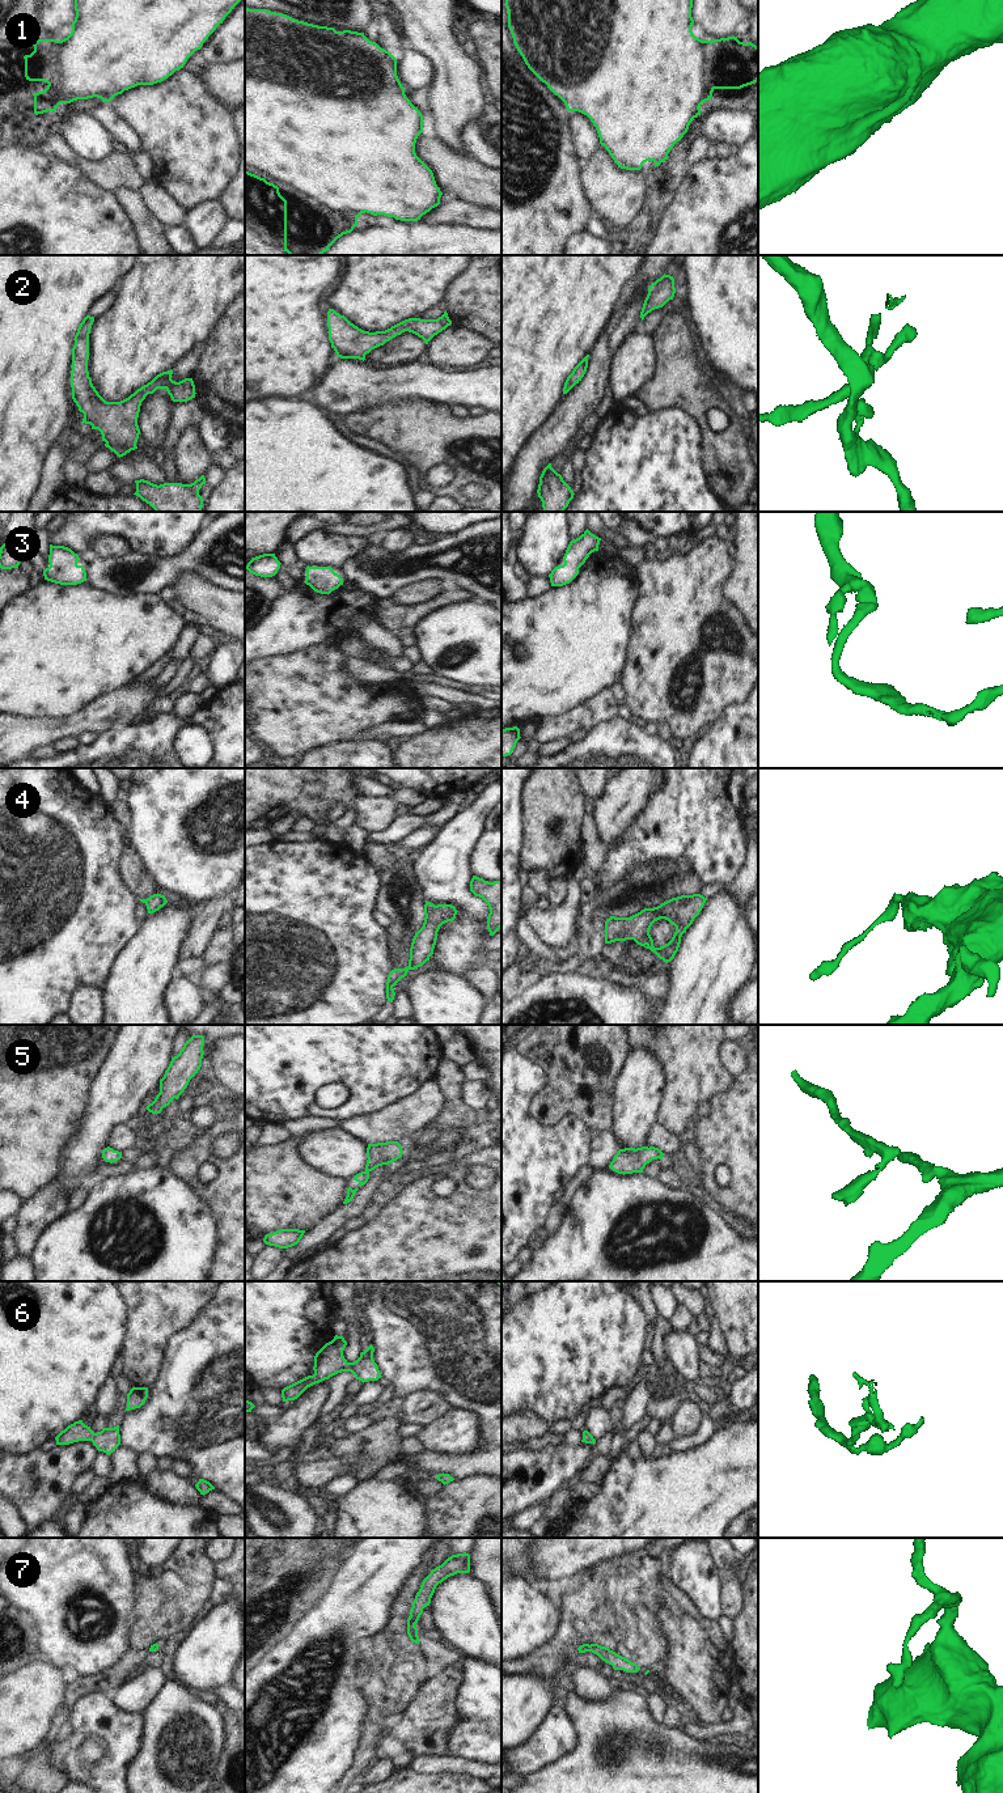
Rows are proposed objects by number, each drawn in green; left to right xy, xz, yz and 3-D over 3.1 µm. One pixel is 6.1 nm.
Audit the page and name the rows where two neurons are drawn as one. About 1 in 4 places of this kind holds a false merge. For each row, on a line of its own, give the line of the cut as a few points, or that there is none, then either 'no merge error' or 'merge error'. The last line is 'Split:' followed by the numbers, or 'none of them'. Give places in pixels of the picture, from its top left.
1: cut none; no merge error
2: cut none; no merge error
3: cut none; no merge error
4: cut none; no merge error
5: cut none; no merge error
6: cut none; no merge error
7: cut none; no merge error
Split: none of them

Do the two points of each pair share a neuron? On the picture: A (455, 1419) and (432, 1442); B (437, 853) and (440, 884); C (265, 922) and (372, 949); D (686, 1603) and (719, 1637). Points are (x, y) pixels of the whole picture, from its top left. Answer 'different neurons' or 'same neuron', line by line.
A: same neuron
B: same neuron
C: same neuron
D: same neuron

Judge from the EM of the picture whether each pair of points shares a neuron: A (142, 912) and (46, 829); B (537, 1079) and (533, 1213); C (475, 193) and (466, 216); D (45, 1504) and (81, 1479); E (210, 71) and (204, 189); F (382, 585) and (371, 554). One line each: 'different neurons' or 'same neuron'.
A: different neurons
B: same neuron
C: different neurons
D: different neurons
E: different neurons
F: same neuron

